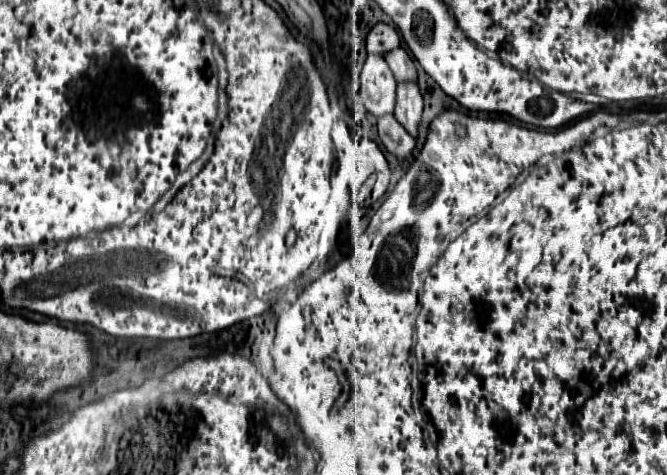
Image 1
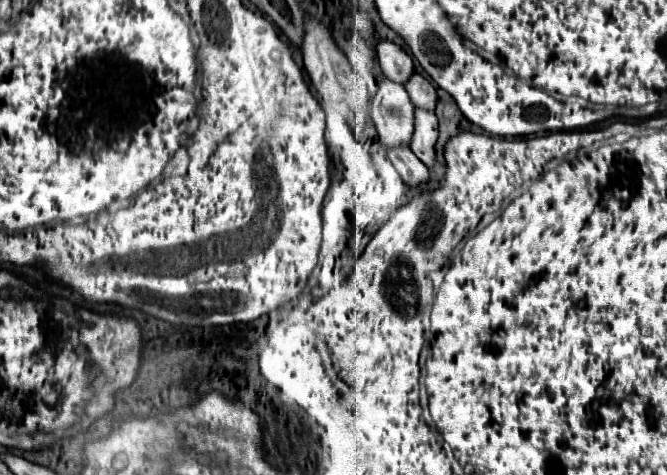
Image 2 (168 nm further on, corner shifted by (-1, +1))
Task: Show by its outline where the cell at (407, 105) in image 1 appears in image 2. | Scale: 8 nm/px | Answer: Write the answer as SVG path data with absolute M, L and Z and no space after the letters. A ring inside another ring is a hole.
M414 108L414 136L410 140L412 152L428 166L434 166L434 144L438 140L438 120L432 110Z

